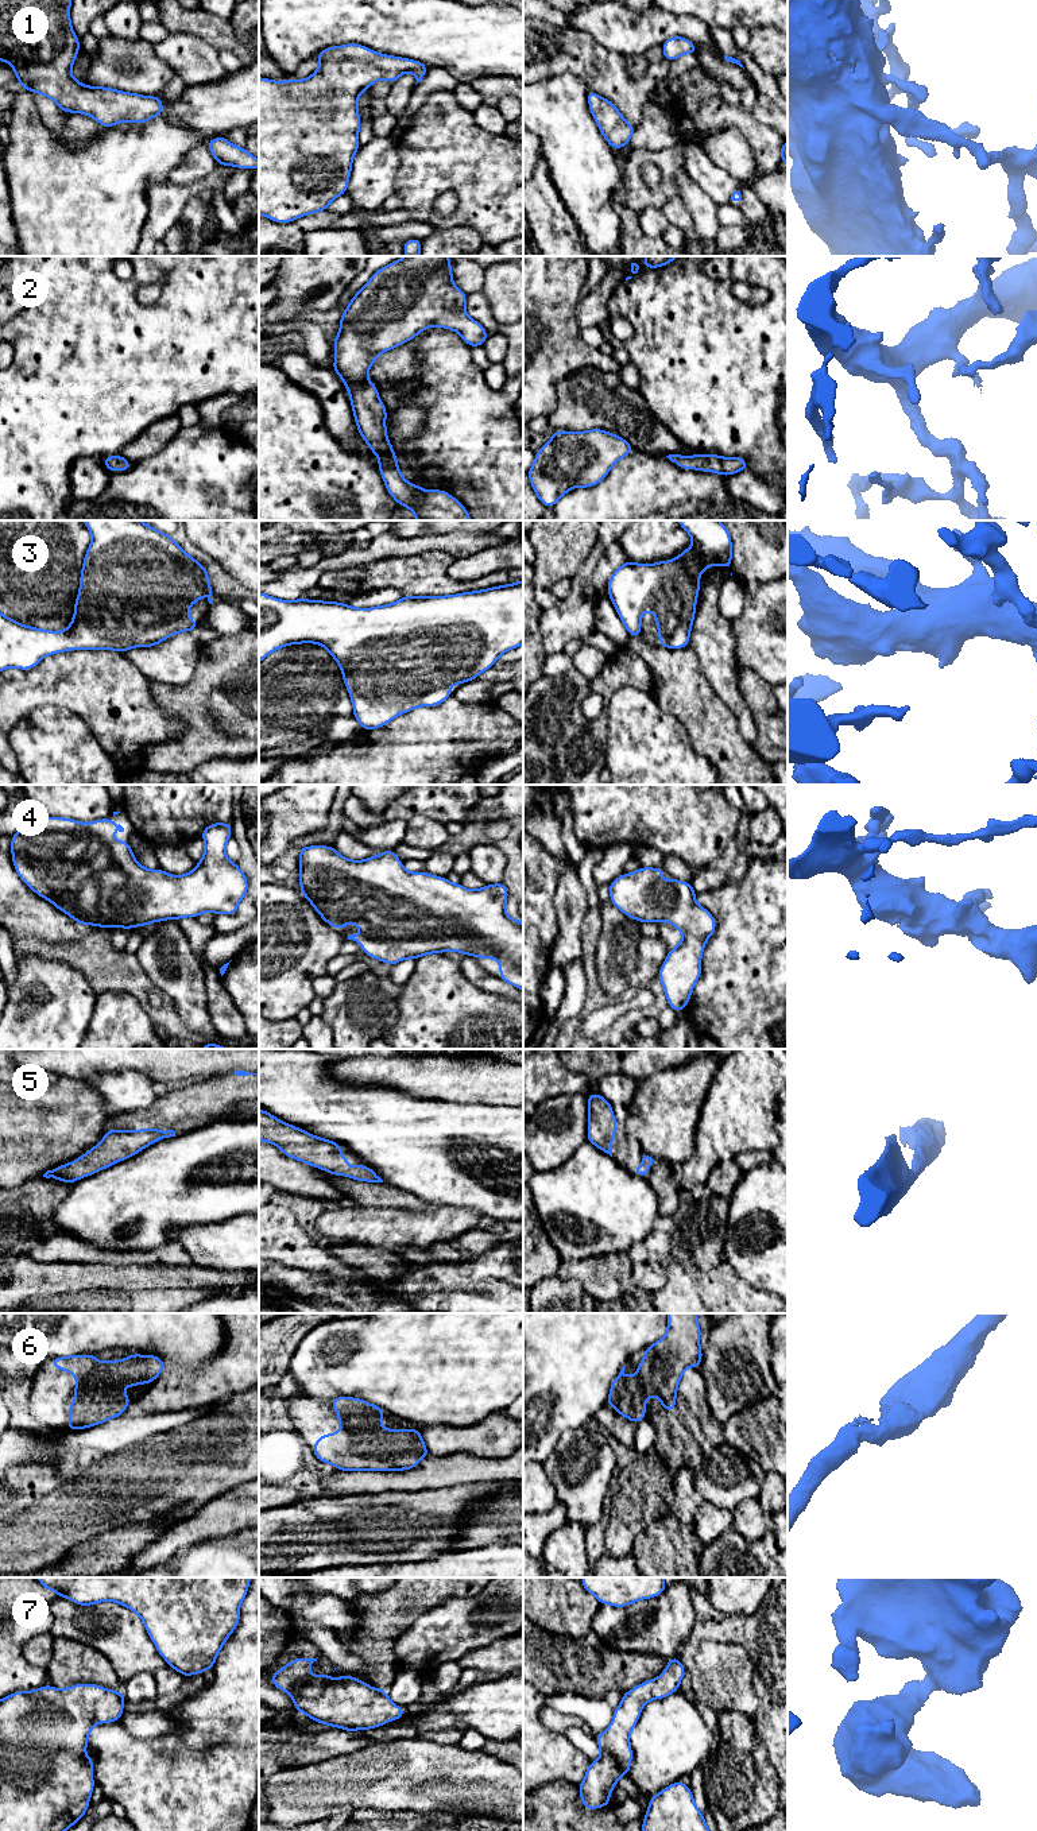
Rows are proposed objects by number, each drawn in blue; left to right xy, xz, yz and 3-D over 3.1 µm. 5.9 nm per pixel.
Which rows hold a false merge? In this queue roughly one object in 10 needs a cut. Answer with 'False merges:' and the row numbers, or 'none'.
False merges: none

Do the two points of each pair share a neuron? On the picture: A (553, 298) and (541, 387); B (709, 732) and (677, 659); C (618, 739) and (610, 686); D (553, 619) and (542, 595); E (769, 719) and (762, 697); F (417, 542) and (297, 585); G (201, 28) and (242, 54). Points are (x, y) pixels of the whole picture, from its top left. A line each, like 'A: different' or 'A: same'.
A: same
B: same
C: different
D: different
E: same
F: same
G: same

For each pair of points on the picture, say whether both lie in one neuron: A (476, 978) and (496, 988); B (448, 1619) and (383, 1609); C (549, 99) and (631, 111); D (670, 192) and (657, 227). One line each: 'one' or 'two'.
A: one
B: two
C: two
D: two

